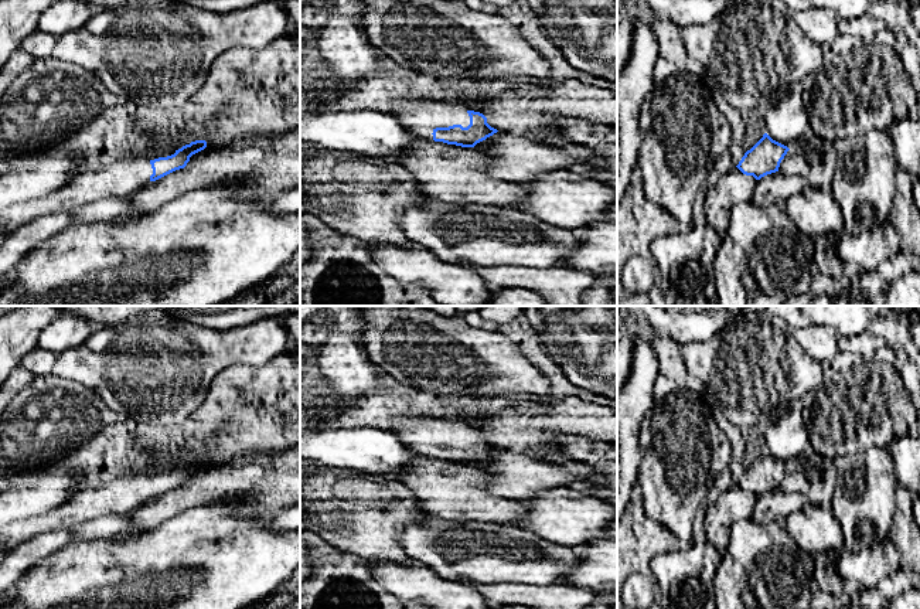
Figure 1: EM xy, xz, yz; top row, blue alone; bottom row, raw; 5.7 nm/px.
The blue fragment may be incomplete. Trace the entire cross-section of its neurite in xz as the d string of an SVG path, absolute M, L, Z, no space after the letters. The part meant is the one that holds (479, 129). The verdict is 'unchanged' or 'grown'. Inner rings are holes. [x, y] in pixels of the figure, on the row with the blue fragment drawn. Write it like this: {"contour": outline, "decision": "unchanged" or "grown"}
{"contour": "M396 101L389 112L418 137L461 147L474 147L498 132L483 113L450 101Z", "decision": "grown"}

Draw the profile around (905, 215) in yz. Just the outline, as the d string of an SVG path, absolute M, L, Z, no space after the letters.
M899 167L895 174L896 195L889 221L900 235L902 252L920 256L920 211L913 203L913 186L917 178Z

